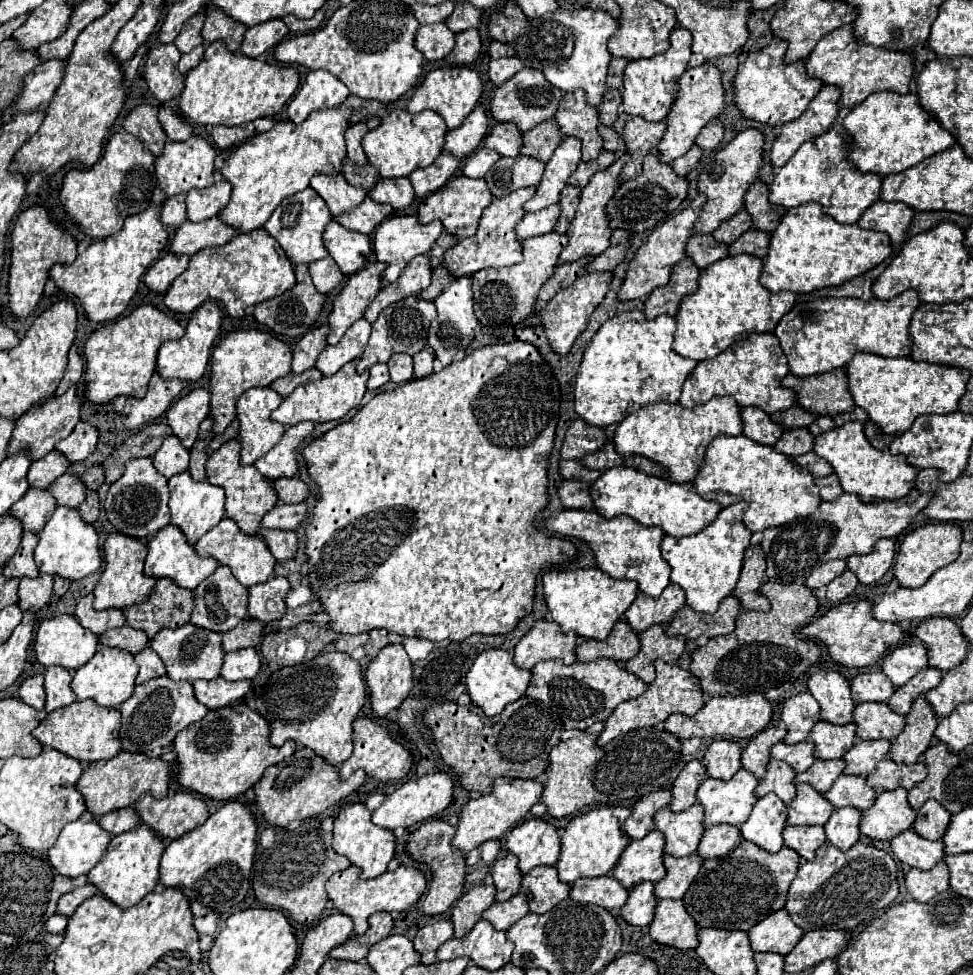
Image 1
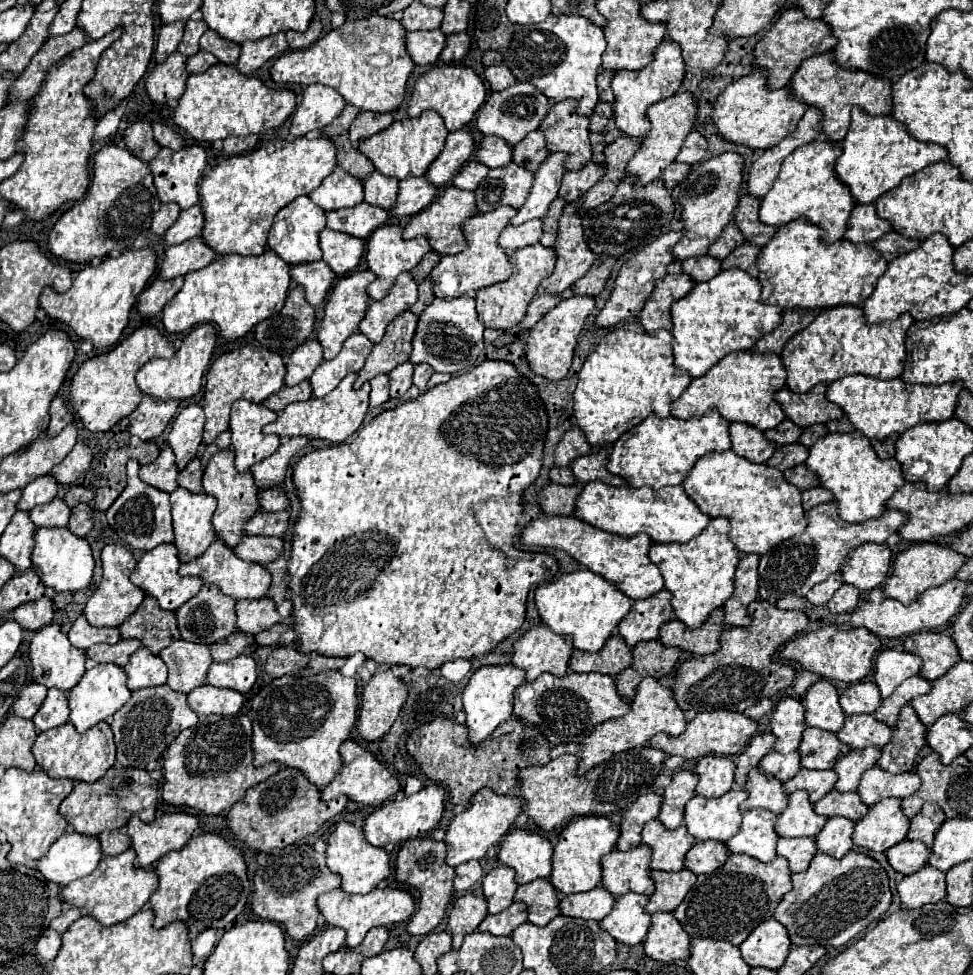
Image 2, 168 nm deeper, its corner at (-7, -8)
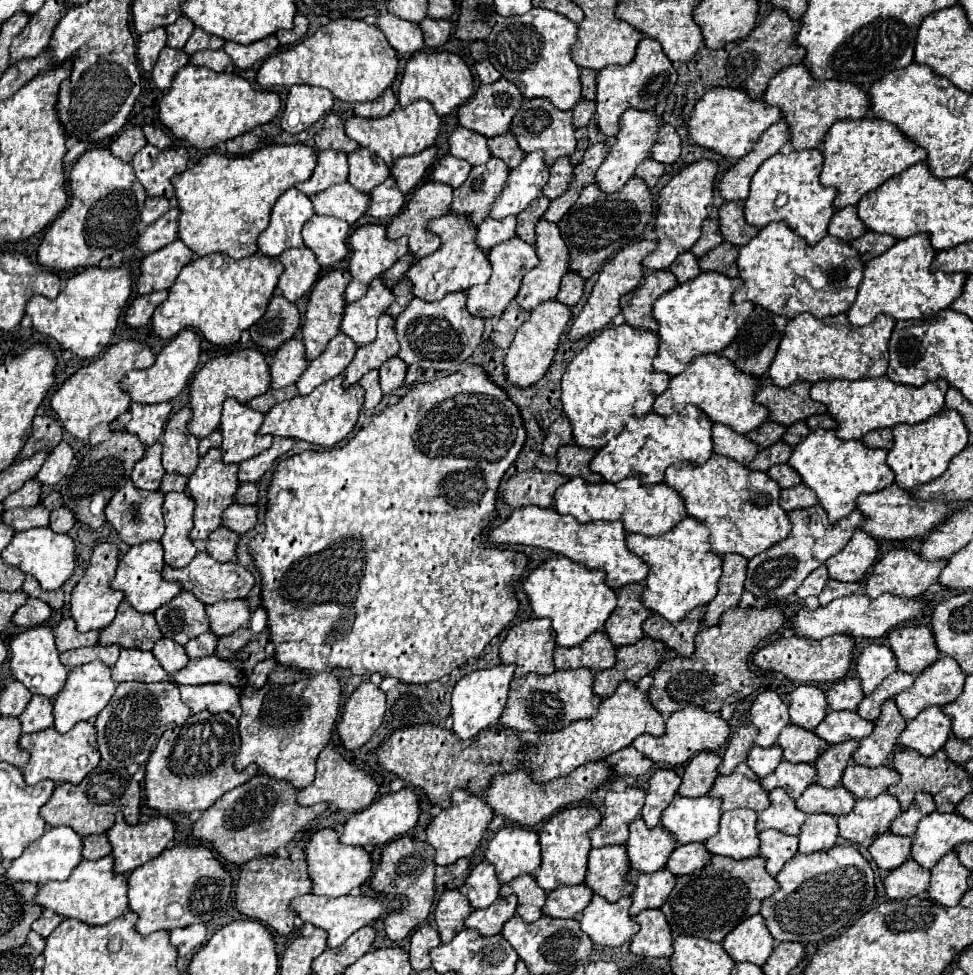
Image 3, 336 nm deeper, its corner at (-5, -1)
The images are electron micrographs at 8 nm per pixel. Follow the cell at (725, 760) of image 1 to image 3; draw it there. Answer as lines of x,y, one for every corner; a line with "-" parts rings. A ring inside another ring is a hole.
700,752
696,754
684,774
682,774
682,784
678,788
678,796
688,796
688,798
698,798
698,796
706,796
712,788
712,782
716,780
718,768
720,764
720,756
714,752

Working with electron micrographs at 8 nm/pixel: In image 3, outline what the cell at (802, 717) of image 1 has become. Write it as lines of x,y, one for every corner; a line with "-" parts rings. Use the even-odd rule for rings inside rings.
766,690
758,694
758,698
750,706
750,720
752,726
758,728
758,736
754,746
774,746
778,734
790,724
788,706
778,698
776,692

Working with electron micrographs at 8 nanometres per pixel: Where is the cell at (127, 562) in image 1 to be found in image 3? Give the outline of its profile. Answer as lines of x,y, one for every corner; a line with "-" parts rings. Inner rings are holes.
96,544
90,556
88,566
84,568
84,576
80,578
80,582
74,586
72,590
72,598
70,598
70,614
76,622
78,632
90,632
90,630
102,630
106,628
114,616
116,616
116,608
118,604
124,600
122,592
114,592
110,588
110,580
116,572
118,566
118,548
114,544

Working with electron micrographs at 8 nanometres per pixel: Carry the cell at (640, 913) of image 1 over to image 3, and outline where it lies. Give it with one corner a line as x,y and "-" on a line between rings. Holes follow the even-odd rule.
592,896
590,904
584,908
580,928
590,940
598,946
622,946
632,940
632,936
640,930
634,918
628,914
632,898
620,898
610,904
602,896

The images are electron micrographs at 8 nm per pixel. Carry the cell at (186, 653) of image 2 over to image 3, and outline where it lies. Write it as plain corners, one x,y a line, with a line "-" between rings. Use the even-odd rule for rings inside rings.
160,638
156,642
156,646
152,648
152,654
156,656
156,660
160,662
160,666
168,674
178,672
180,668
184,668
184,664
188,664
188,656
184,652
184,646
172,642
170,638

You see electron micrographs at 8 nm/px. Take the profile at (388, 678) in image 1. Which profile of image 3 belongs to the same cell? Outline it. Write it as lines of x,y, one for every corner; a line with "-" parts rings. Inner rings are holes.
370,680
362,682
342,708
342,716
336,724
338,738
346,750
364,746
376,728
382,724
386,712
384,692

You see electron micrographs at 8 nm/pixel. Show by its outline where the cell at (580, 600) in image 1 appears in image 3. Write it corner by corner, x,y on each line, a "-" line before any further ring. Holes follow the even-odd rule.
560,554
548,558
536,570
532,570
522,588
536,618
548,618
552,622
556,644
566,648
572,648
584,642
590,634
602,630
604,622
616,608
616,594
606,584
606,574
602,570
588,570

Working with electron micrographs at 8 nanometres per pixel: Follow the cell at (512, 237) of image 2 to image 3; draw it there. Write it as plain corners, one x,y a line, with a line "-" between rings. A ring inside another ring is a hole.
506,216
504,220
488,218
476,228
476,246
488,252
488,248
512,238
514,230
516,230
516,216

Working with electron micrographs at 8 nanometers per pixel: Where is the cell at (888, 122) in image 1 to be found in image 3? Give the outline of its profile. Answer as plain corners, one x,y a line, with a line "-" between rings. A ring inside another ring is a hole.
876,118
842,120
832,124
832,128
826,132
820,144
820,152
824,156
820,182
824,186
834,186
838,190
832,202
834,210
856,206
864,194
868,194
870,190
876,190
892,176
904,172
912,164
922,162
926,158
924,148
904,138
904,134
900,134
896,126

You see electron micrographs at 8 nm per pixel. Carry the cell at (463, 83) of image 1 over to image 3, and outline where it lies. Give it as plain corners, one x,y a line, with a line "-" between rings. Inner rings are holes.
446,50
418,52
406,64
406,70
404,70
404,76
400,82
400,90
398,90
398,102
400,102
400,106
408,106
414,100
426,98
434,106
438,116
446,116
446,114
458,110
464,104
464,100
468,100
474,94
472,82
474,82
472,72
460,56
450,54

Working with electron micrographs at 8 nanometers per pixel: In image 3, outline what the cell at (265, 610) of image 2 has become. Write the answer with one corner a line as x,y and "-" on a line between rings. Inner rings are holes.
224,600
220,604
208,606
206,610
208,610
210,632
216,636
226,636
226,634
236,632
250,618
246,600
228,600
228,602

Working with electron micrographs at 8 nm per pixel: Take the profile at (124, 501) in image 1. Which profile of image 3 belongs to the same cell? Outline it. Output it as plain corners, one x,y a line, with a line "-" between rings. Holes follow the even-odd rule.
132,480
126,482
124,488
120,488
110,502
106,504
106,520
116,528
120,540
128,546
136,546
148,540
160,540
164,534
164,518
162,518
162,502
164,494
162,492
146,492
138,490

